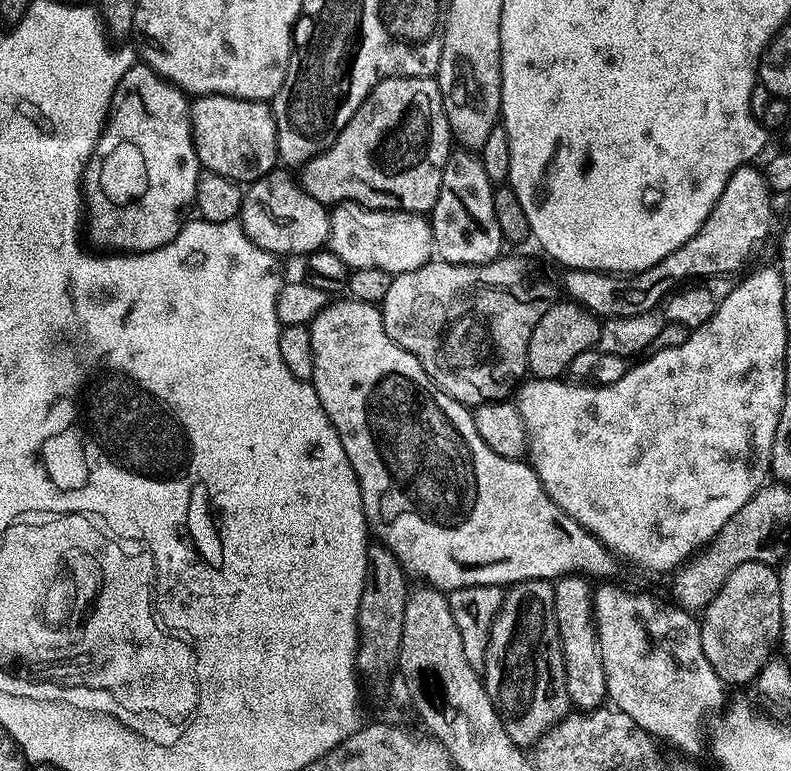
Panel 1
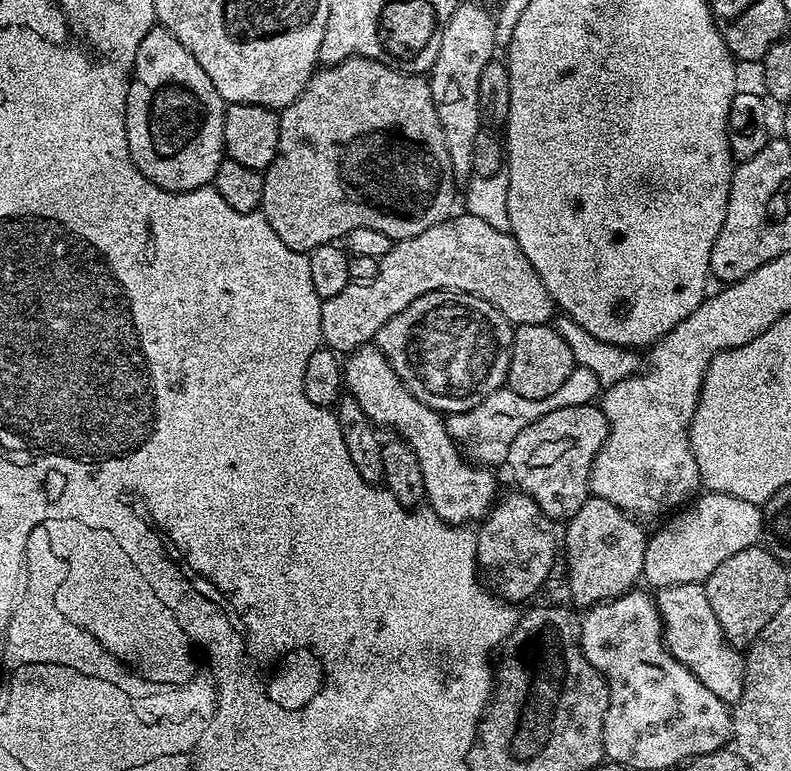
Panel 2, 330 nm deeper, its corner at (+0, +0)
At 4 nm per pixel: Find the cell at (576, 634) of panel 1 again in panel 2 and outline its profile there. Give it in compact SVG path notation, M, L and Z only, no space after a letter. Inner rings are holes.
M589 495L588 501L567 521L565 528L568 529L562 532L562 560L568 563L568 596L580 610L601 604L603 600L612 600L637 587L636 579L639 581L644 575L644 555L648 545L648 536L639 526L627 512L606 502L606 498L594 495Z

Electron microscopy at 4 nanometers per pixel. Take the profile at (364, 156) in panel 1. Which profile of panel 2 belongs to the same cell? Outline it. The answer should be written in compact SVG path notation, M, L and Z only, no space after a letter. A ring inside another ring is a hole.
M355 56L349 60L343 60L341 64L330 64L313 71L308 84L298 94L298 98L279 109L278 115L280 117L278 150L272 163L263 169L264 189L260 208L264 219L274 230L274 234L278 234L278 238L282 238L282 242L286 242L290 250L307 254L323 244L343 241L350 234L350 230L359 228L378 230L378 234L386 234L393 242L405 240L430 230L430 226L438 226L438 222L447 220L453 215L452 207L458 204L458 192L456 196L458 181L452 174L450 154L446 150L446 138L438 122L438 114L432 101L432 91L428 80L423 75L400 72L377 60Z

